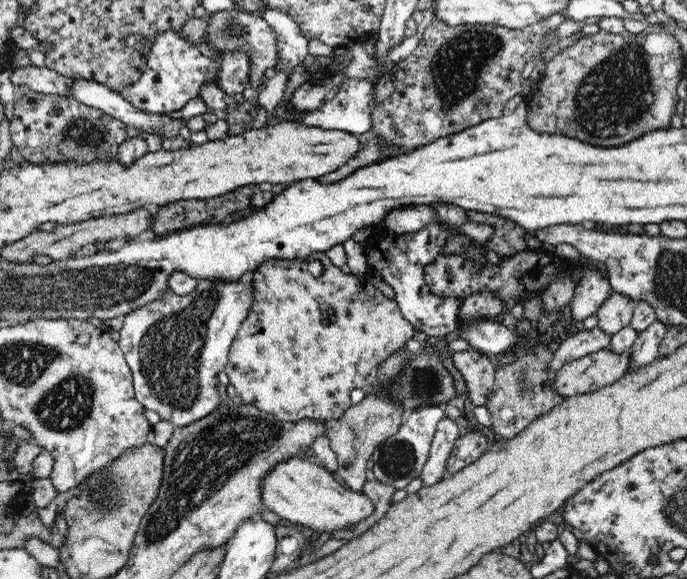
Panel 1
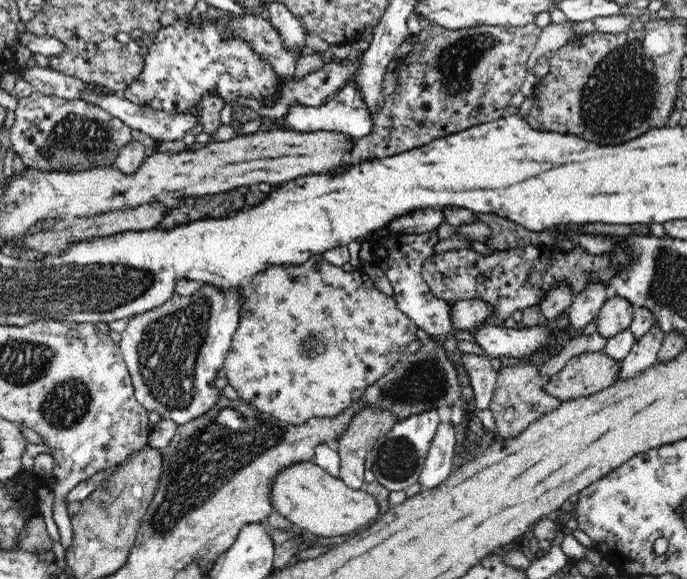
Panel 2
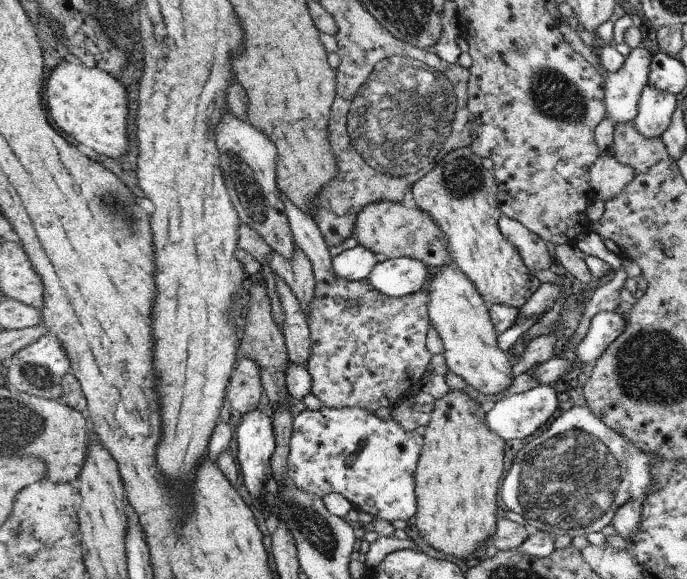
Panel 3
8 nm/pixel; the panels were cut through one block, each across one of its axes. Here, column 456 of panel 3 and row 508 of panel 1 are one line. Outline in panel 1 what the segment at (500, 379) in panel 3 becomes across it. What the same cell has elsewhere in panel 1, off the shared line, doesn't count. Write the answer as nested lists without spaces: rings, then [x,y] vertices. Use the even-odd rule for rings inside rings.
[[[294,457],[283,463],[277,464],[273,471],[270,471],[263,480],[263,503],[268,511],[275,512],[289,524],[306,526],[319,533],[332,536],[338,530],[354,528],[356,524],[362,522],[374,512],[374,503],[363,491],[354,491],[337,481],[332,472],[316,464],[312,459],[304,457]]]

